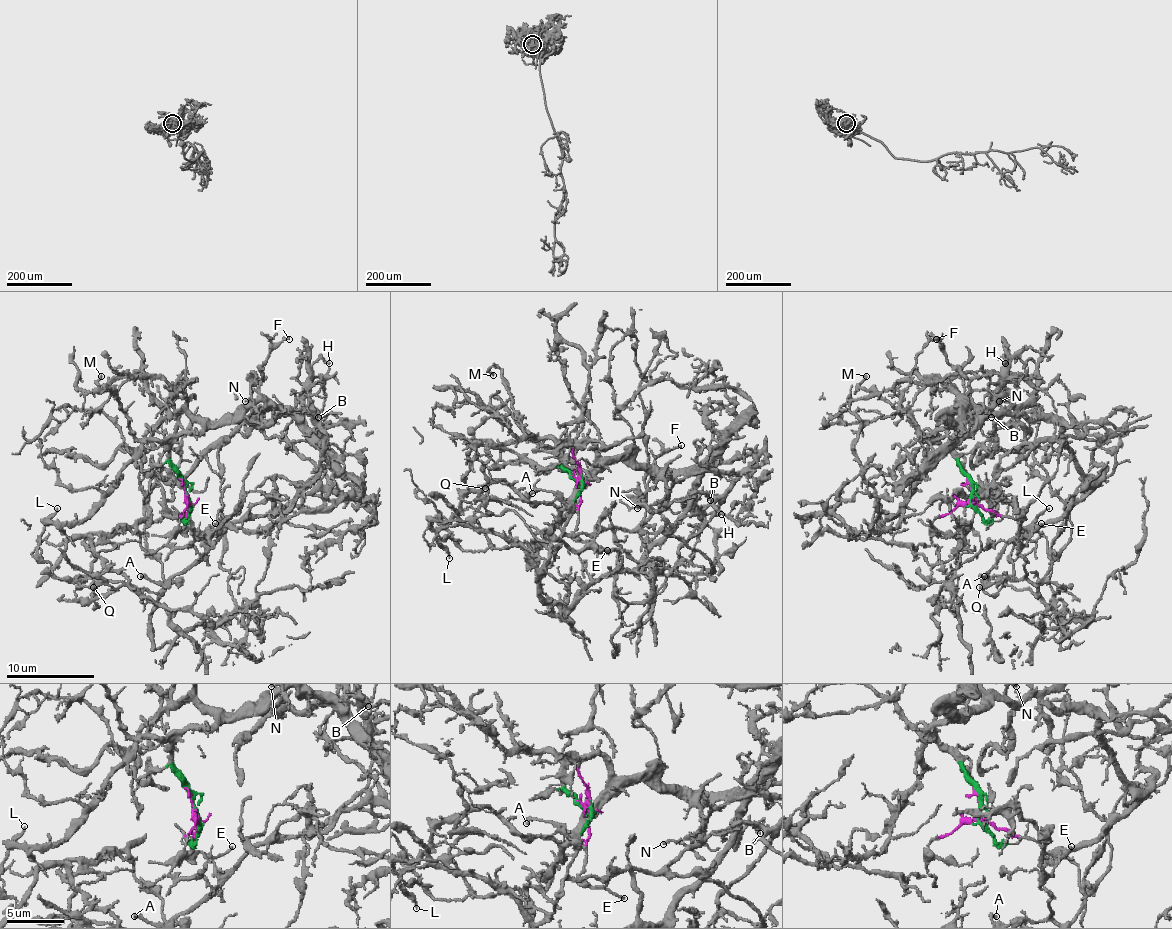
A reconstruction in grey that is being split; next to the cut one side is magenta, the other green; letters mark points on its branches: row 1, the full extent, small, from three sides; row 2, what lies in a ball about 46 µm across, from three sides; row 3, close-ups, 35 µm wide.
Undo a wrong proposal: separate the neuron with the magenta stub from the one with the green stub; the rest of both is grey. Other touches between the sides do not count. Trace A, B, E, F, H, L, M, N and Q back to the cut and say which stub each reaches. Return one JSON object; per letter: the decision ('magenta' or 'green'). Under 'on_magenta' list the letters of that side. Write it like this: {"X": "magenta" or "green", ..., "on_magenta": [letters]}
{"A": "magenta", "B": "green", "E": "magenta", "F": "green", "H": "green", "L": "magenta", "M": "green", "N": "green", "Q": "magenta", "on_magenta": ["A", "E", "L", "Q"]}

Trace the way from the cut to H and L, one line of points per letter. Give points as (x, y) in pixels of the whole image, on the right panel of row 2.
H: (971, 492), (969, 474), (932, 435), (947, 428), (958, 402), (969, 430), (993, 402), (1004, 362)
L: (971, 492), (978, 505), (1033, 527), (1019, 553), (1035, 593), (1002, 582), (1011, 578), (1013, 542), (1048, 507)

